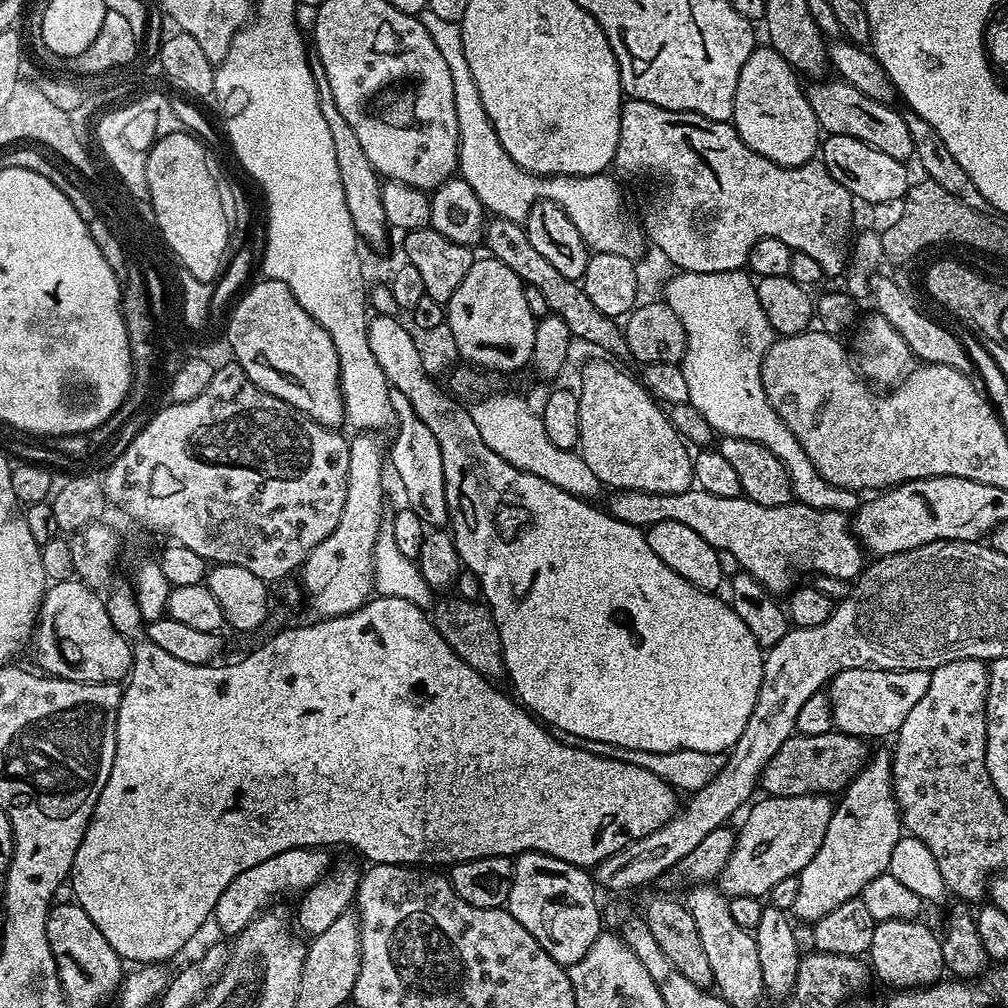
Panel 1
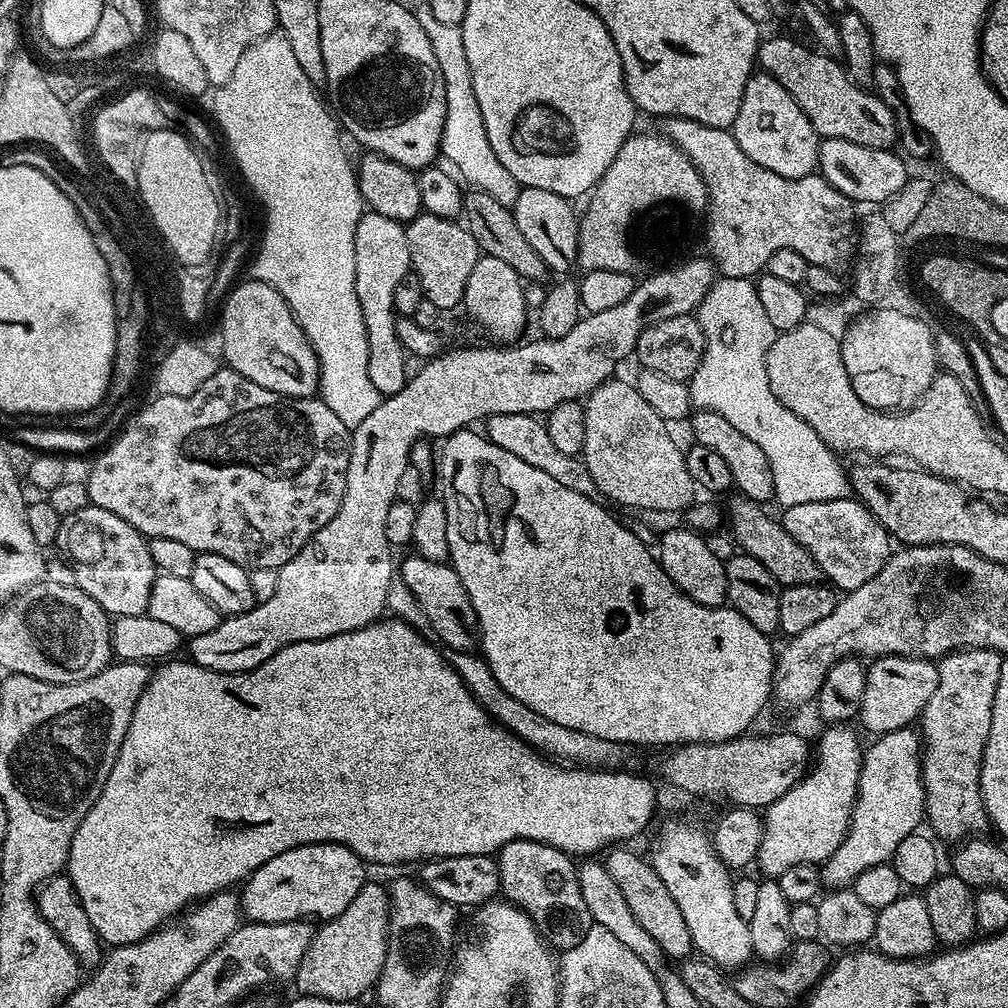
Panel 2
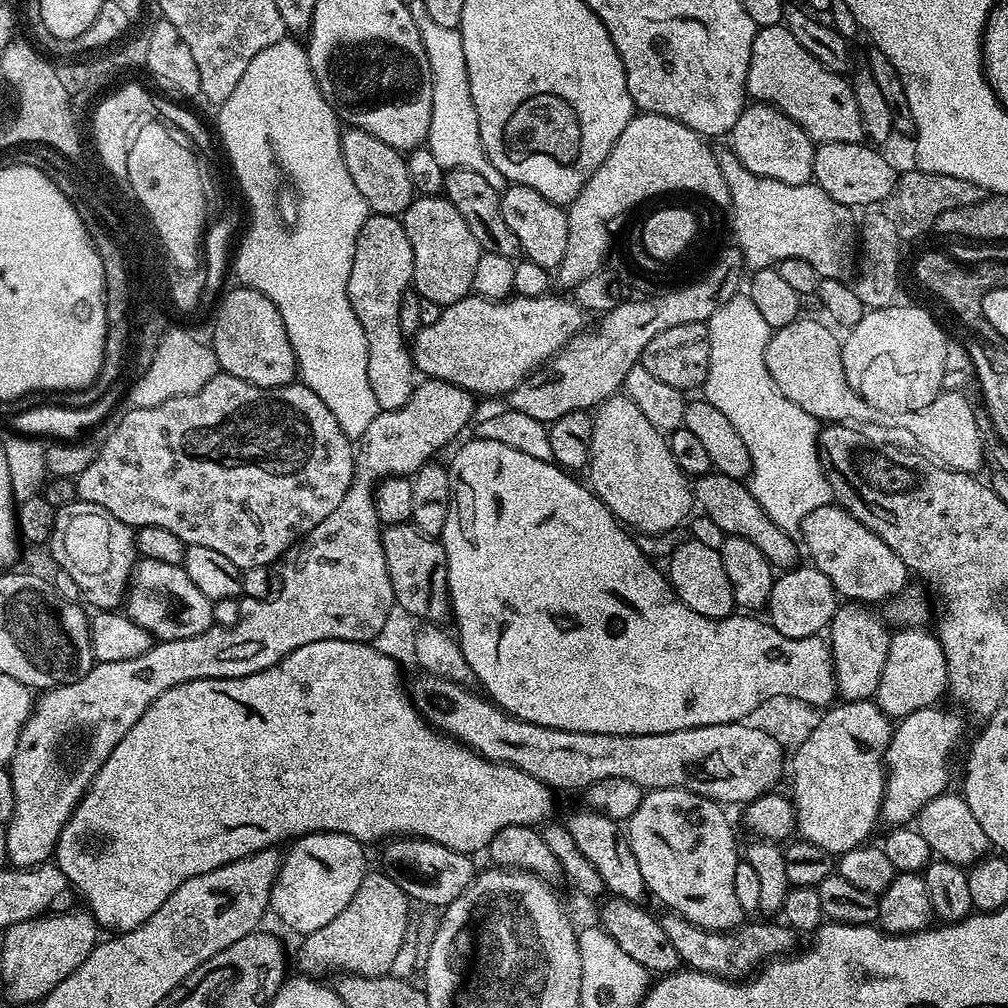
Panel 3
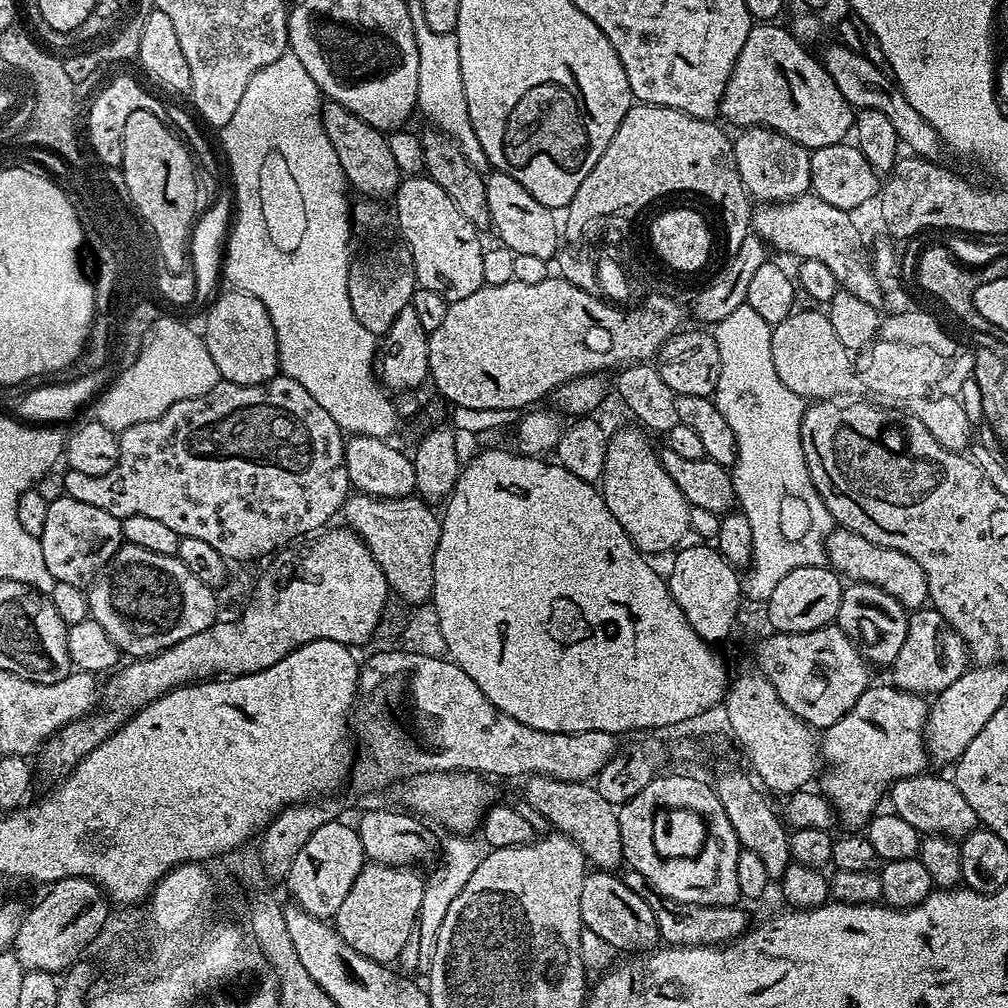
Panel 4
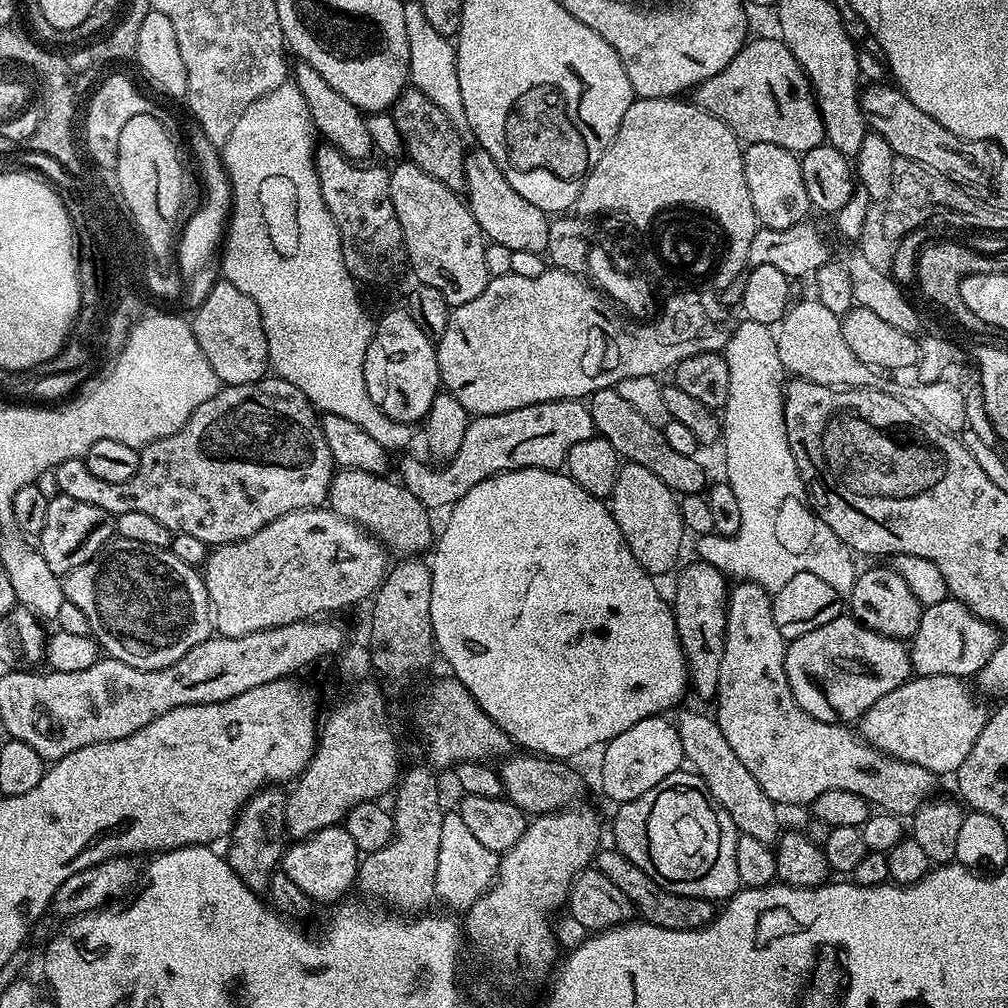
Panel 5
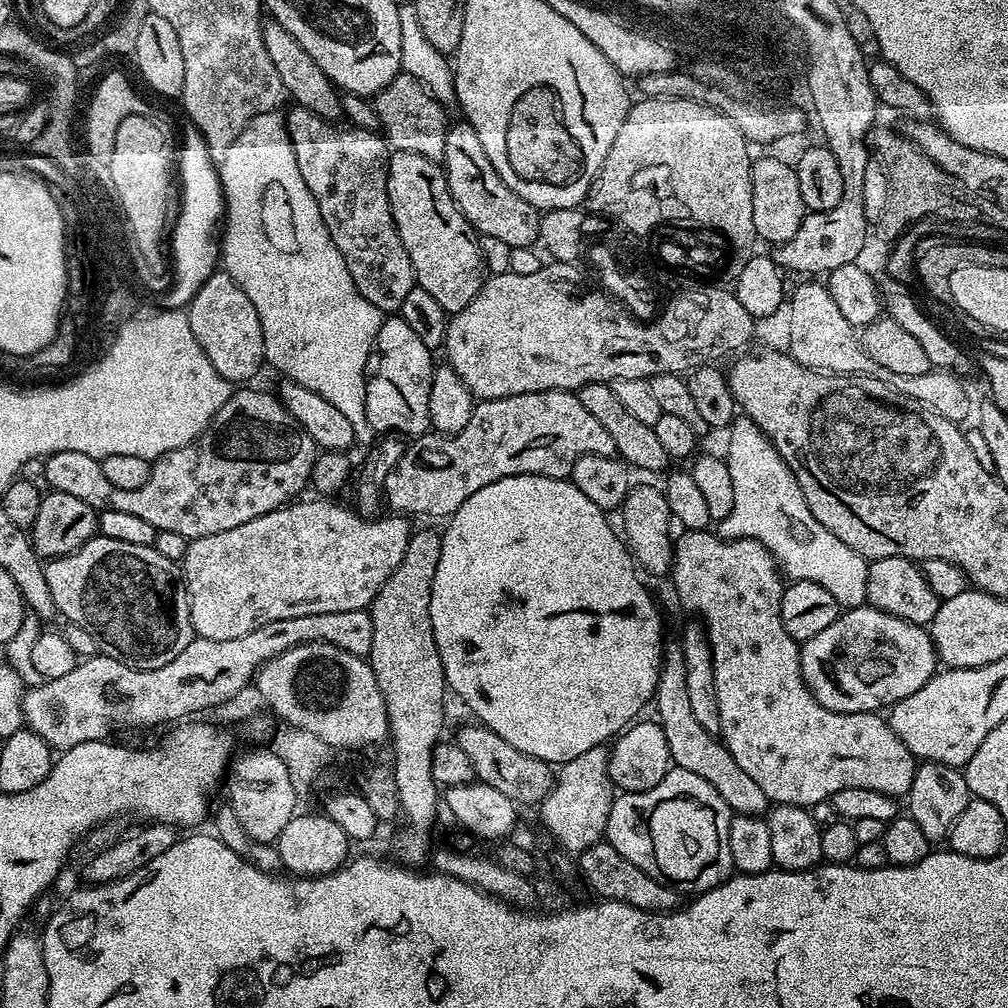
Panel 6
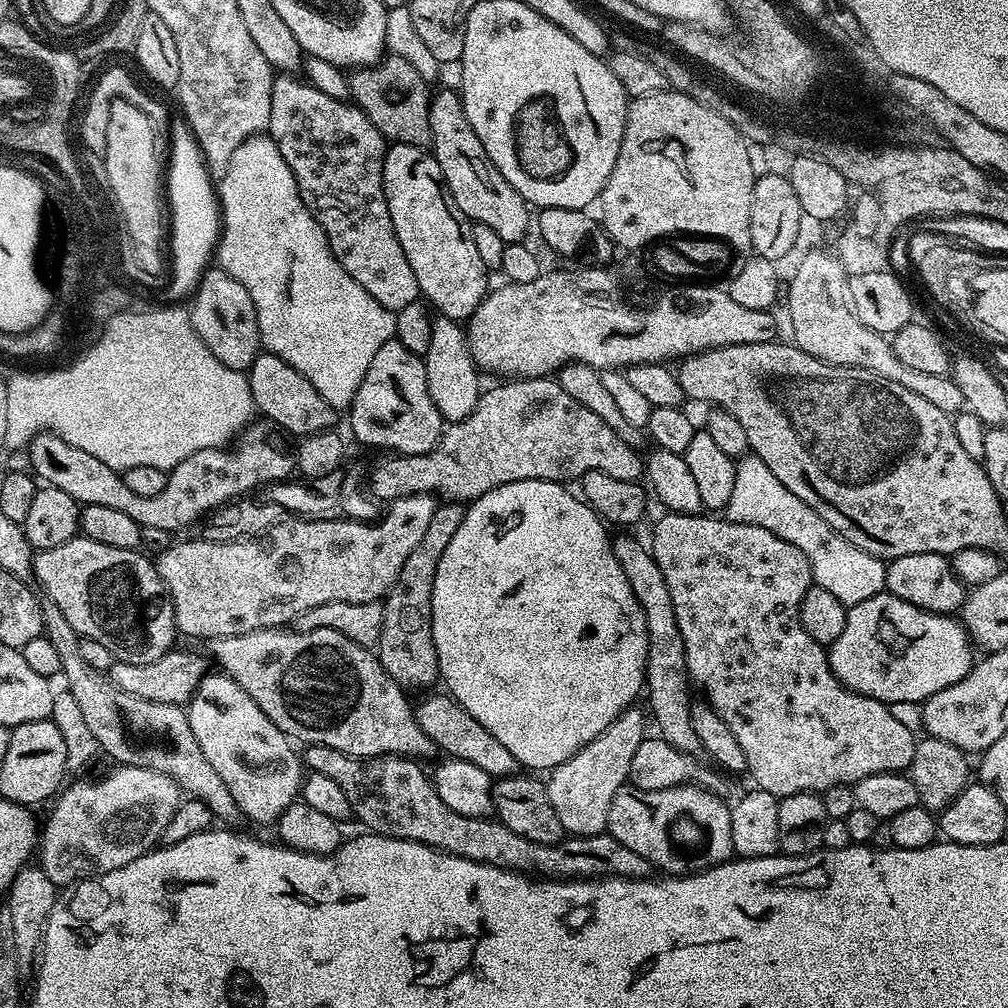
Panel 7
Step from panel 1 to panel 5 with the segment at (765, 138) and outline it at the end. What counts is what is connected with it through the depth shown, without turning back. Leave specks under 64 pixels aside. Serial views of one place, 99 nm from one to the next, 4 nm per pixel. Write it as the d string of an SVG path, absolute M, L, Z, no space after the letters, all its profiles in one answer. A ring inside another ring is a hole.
M770 142L749 144L743 149L746 186L750 189L750 202L754 202L757 221L765 228L786 230L801 223L810 212L806 182L802 182L802 166L797 153Z

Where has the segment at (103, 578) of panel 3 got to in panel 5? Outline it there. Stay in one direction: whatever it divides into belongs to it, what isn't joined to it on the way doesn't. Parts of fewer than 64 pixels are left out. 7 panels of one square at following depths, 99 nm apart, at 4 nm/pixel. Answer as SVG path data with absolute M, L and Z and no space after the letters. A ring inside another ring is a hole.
M58 495L46 506L46 523L38 537L38 550L46 566L63 578L82 566L82 562L90 562L90 558L103 552L109 540L113 539L115 530L116 521L111 512L90 506L90 502L78 502L78 498Z

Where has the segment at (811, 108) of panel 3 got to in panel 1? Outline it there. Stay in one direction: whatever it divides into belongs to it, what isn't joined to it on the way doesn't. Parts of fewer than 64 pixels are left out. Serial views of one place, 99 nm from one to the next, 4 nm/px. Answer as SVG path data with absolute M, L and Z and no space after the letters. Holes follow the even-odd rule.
M839 78L821 79L813 88L807 89L808 101L818 118L821 129L828 136L849 136L858 138L882 154L905 162L913 159L915 144L911 141L905 113L895 112L892 104L883 104L874 98L866 98L862 90L854 90L845 80Z

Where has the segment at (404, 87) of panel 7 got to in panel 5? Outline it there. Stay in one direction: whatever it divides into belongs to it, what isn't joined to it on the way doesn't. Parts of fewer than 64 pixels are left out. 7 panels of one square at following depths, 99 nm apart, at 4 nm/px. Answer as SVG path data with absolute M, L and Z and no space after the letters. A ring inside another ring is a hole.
M411 86L405 87L390 111L394 118L394 126L398 126L404 139L407 159L426 170L430 178L438 178L438 182L442 182L442 186L446 186L451 192L463 193L466 189L466 142L460 137L460 129L454 126L452 119L442 110L438 110L438 106L434 106L434 102L426 98L426 94Z

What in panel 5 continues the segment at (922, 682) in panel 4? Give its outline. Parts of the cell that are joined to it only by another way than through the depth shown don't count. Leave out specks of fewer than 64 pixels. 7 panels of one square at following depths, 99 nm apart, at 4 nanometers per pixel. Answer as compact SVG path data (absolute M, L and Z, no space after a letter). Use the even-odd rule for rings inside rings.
M951 598L924 608L920 625L910 641L912 670L917 676L975 677L998 650L1001 633L989 620L978 618L963 604Z

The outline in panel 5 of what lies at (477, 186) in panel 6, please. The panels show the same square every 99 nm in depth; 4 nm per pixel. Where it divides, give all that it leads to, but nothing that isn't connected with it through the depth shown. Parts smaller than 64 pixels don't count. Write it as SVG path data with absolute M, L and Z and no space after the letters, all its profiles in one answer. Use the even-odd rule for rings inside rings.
M476 146L473 149L473 152L471 149L464 158L466 203L468 209L474 214L478 226L483 230L485 237L491 243L506 246L512 252L547 253L546 238L548 237L549 213L543 212L538 206L534 206L534 202L526 202L526 198L522 198L522 194L518 194L518 190L514 190L514 186L510 186L510 182L506 182L506 174L502 174L502 170L498 170L498 162L494 162L494 158L490 158L490 154L486 154L484 148Z

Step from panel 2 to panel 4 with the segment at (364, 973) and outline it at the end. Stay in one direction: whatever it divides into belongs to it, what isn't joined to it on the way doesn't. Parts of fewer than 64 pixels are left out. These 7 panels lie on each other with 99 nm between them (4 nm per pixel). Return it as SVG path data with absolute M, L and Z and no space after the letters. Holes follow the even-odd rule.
M365 863L364 869L354 878L354 886L350 886L350 894L338 906L334 917L334 927L354 950L366 958L377 960L379 964L391 965L392 960L400 956L404 947L411 945L414 940L414 933L417 931L417 920L422 907L422 896L424 892L425 877L419 876L415 867L395 868L385 864Z

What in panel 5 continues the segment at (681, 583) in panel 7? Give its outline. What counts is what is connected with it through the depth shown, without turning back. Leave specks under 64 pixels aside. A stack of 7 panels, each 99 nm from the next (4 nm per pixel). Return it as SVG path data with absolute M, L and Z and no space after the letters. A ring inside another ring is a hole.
M737 583L728 594L728 621L722 650L722 671L718 673L718 690L714 697L714 719L726 742L730 742L734 754L738 754L742 766L746 766L746 770L754 774L758 786L762 786L768 797L780 806L808 806L818 798L818 794L826 794L826 790L850 790L857 792L863 800L867 800L869 805L877 809L891 812L901 818L911 817L912 813L935 793L932 791L938 783L936 773L914 762L887 756L849 725L818 722L818 718L810 718L810 714L806 714L806 710L798 706L788 685L787 649L788 644L783 634L778 630L778 626L774 626L772 596L769 592L757 584Z

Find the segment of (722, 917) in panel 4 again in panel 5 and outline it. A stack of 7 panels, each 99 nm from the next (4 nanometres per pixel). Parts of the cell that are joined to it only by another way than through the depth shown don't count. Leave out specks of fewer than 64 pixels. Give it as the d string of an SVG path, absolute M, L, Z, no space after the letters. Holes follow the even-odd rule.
M601 847L596 853L595 868L601 871L619 890L622 890L637 913L641 912L643 919L654 926L662 926L666 930L678 930L679 928L701 928L712 921L718 908L715 903L706 898L694 898L693 896L679 896L654 882L646 870L638 870L630 858L626 858L615 847Z

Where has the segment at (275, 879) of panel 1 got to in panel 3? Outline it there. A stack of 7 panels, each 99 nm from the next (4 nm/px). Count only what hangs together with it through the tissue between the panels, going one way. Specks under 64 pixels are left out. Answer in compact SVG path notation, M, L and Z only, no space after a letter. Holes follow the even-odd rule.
M312 832L308 836L299 837L291 841L289 852L283 853L280 862L280 873L272 887L271 915L277 916L288 928L293 928L299 934L307 934L314 930L322 930L326 922L331 922L346 910L350 898L362 886L362 878L366 875L364 868L365 845L360 841L350 838L346 834L337 832Z

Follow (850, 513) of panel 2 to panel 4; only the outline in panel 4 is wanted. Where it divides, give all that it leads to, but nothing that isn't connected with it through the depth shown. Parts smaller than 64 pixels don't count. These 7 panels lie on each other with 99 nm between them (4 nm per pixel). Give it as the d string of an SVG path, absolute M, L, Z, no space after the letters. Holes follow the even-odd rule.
M839 526L833 527L832 533L828 535L826 550L832 571L845 581L878 586L886 590L886 594L898 598L898 602L902 602L902 606L909 610L925 607L929 603L926 574L922 574L922 566L918 566L918 562L914 562L910 554L866 542L862 534L854 534Z

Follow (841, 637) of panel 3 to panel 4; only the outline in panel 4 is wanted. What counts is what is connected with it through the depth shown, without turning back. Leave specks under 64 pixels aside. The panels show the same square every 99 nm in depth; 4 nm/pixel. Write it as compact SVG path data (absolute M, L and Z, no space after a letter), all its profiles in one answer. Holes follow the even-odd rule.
M852 582L845 587L842 594L842 606L838 606L834 623L856 642L856 647L860 649L865 660L873 665L891 666L898 658L898 650L902 650L909 615L909 609L904 608L902 602L898 602L898 598L886 594L886 590L873 584Z

